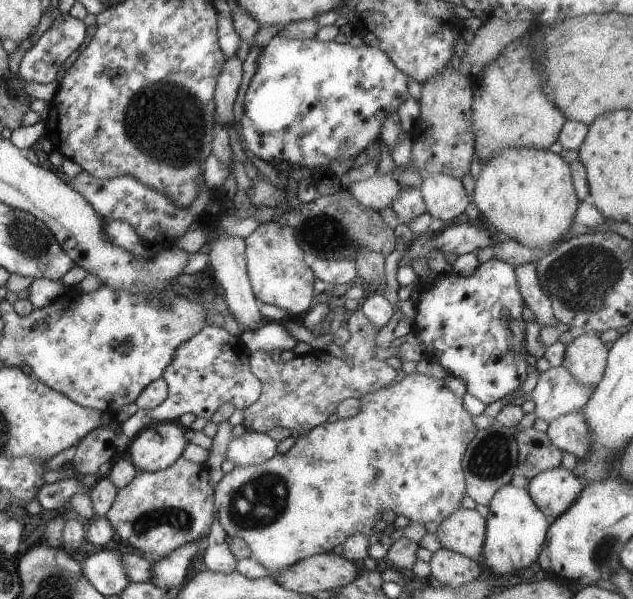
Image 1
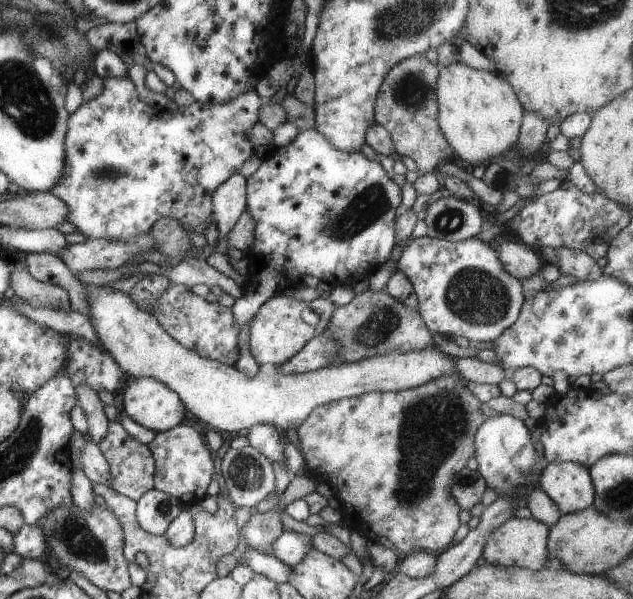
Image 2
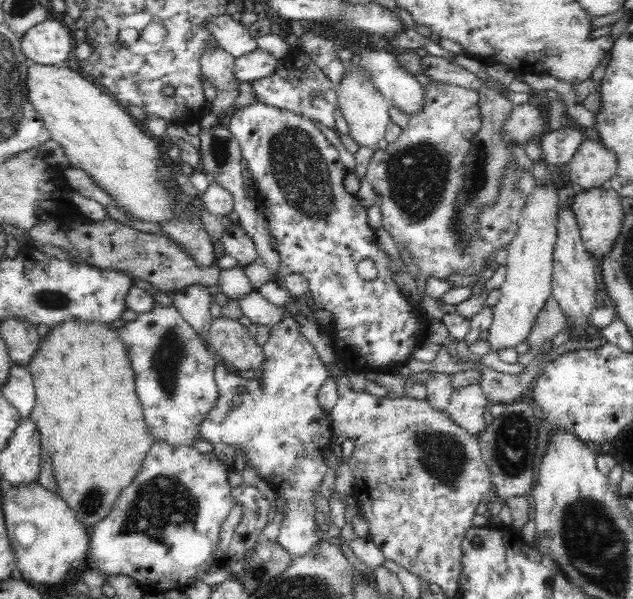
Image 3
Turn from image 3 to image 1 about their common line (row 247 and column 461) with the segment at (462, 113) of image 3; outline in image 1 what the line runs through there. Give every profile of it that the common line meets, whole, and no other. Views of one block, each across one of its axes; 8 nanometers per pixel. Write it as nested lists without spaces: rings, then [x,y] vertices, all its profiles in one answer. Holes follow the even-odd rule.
[[[416,371],[412,374],[403,373],[401,379],[393,384],[385,384],[383,388],[375,390],[375,392],[367,392],[363,396],[359,396],[359,412],[351,418],[338,419],[334,422],[325,421],[323,424],[317,425],[309,432],[300,433],[295,443],[287,452],[283,454],[275,454],[269,460],[265,460],[263,464],[251,466],[235,466],[230,472],[221,477],[213,489],[213,508],[217,515],[217,520],[221,528],[228,537],[239,537],[245,541],[251,552],[250,558],[257,560],[267,572],[282,572],[285,568],[289,568],[295,562],[308,556],[331,553],[331,550],[347,540],[351,534],[359,532],[359,534],[369,534],[372,532],[373,524],[381,518],[383,510],[391,510],[396,516],[403,516],[410,522],[419,522],[427,527],[432,528],[445,520],[451,512],[455,512],[460,507],[461,499],[465,494],[465,480],[463,470],[461,468],[461,457],[465,448],[469,444],[471,438],[478,428],[471,422],[472,417],[461,403],[461,397],[455,396],[447,388],[443,388],[441,379],[424,376]]]

